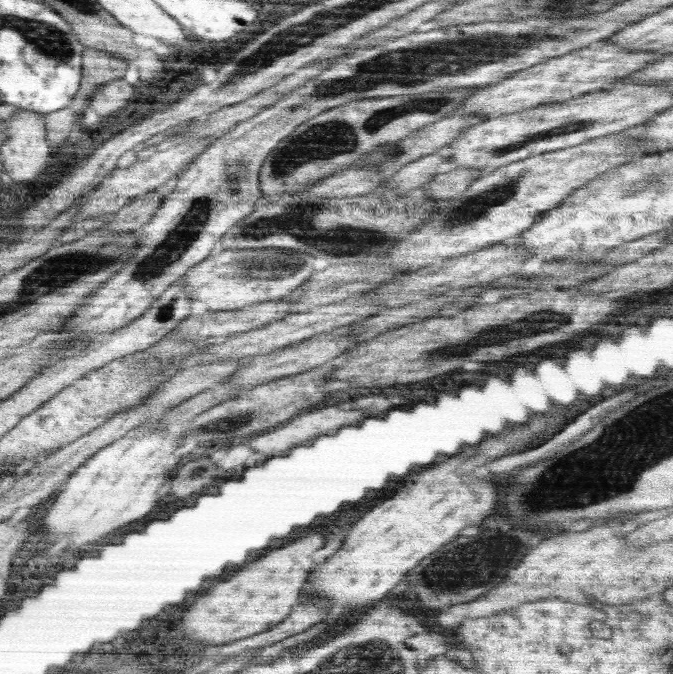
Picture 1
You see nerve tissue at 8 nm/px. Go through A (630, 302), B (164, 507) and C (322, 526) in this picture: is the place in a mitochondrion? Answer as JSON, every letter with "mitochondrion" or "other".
{"A":"other","B":"other","C":"other"}

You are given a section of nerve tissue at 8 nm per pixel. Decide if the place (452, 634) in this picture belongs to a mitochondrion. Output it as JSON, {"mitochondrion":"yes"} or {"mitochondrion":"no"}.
{"mitochondrion":"no"}

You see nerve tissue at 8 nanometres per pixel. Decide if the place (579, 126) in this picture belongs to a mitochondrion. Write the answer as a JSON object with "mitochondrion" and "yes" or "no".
{"mitochondrion":"yes"}

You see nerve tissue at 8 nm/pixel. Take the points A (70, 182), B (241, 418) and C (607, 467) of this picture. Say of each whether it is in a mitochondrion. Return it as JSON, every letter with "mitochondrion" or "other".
{"A":"other","B":"mitochondrion","C":"mitochondrion"}

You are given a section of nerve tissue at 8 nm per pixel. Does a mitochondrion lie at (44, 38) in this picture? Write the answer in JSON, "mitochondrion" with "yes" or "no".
{"mitochondrion":"yes"}

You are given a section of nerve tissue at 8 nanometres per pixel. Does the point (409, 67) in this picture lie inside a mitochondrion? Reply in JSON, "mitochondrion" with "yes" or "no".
{"mitochondrion":"yes"}

